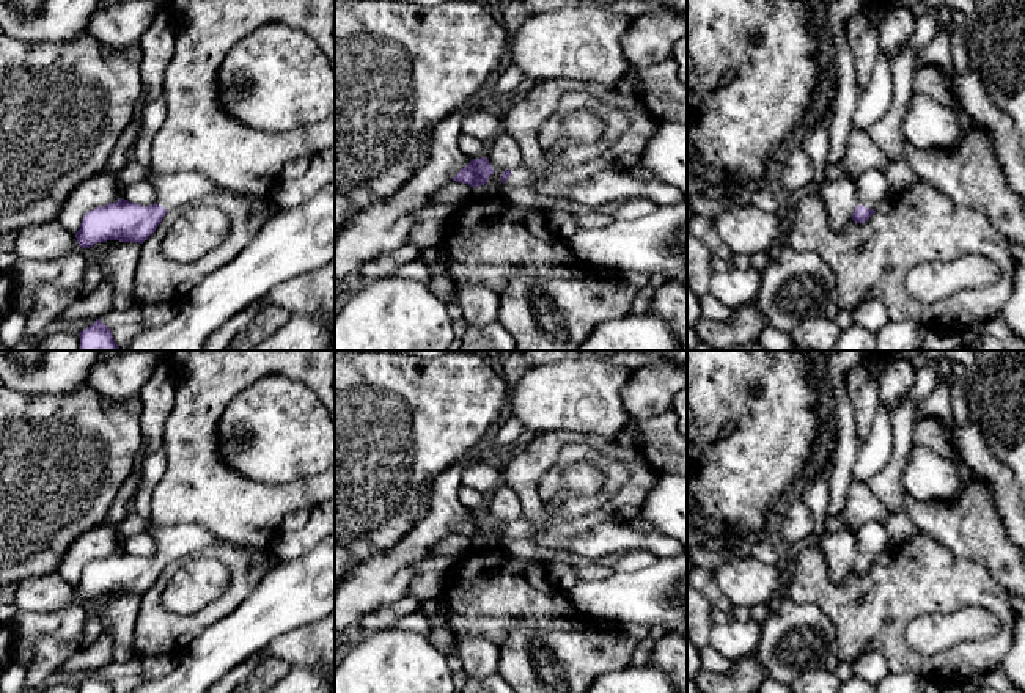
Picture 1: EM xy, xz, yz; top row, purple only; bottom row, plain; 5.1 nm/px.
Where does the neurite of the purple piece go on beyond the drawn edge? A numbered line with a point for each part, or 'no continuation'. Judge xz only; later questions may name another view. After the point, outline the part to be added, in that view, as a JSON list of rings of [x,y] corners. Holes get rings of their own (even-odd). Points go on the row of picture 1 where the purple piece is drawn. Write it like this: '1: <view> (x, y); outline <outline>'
1: xz (521, 178); outline [[[524,165],[512,168],[511,176],[506,179],[506,185],[514,189],[530,189],[533,184],[541,184],[549,179],[547,173],[535,171]]]

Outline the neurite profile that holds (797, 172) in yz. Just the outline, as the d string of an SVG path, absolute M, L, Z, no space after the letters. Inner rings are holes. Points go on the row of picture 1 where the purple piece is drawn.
M803 149L781 151L781 184L791 195L813 190L814 165Z

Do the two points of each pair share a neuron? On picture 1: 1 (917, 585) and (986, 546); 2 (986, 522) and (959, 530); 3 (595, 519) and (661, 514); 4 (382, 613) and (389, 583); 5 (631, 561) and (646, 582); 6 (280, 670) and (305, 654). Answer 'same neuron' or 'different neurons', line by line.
1: different neurons
2: same neuron
3: different neurons
4: different neurons
5: different neurons
6: different neurons

